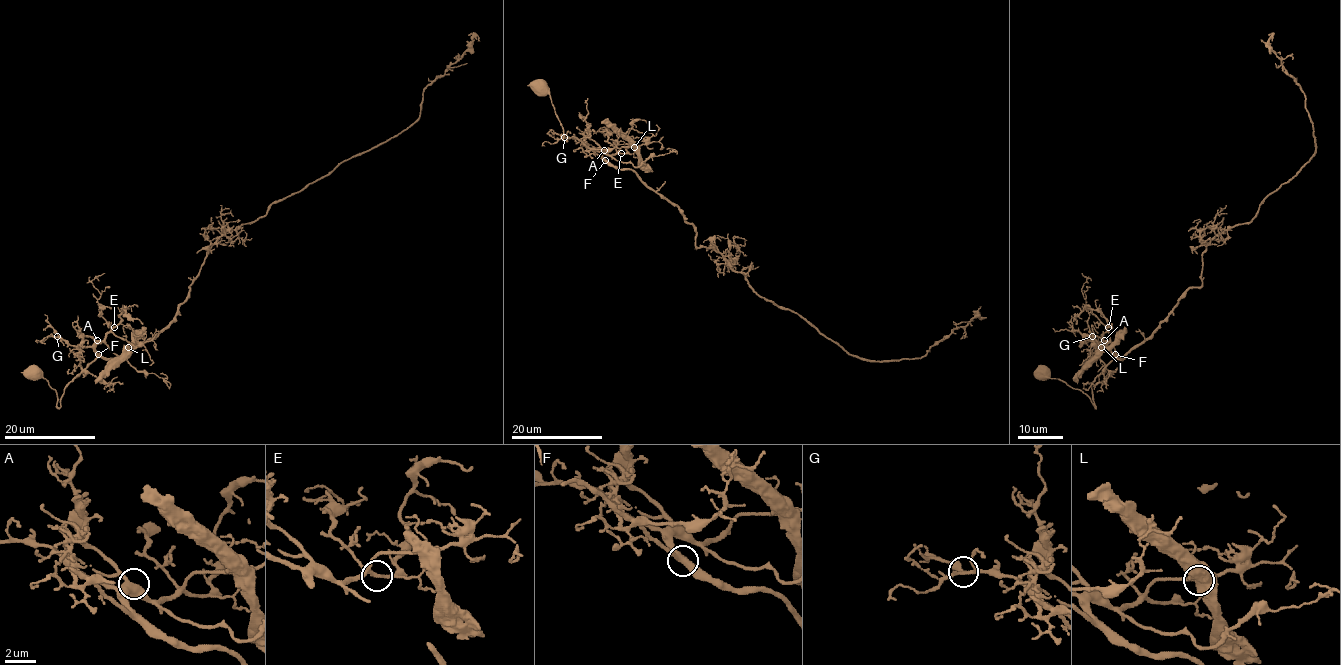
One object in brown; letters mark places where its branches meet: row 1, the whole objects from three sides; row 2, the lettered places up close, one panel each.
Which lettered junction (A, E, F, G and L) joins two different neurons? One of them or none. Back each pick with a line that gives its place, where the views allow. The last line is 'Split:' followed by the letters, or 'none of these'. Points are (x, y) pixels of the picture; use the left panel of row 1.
L: place (128, 347)
Split: L

